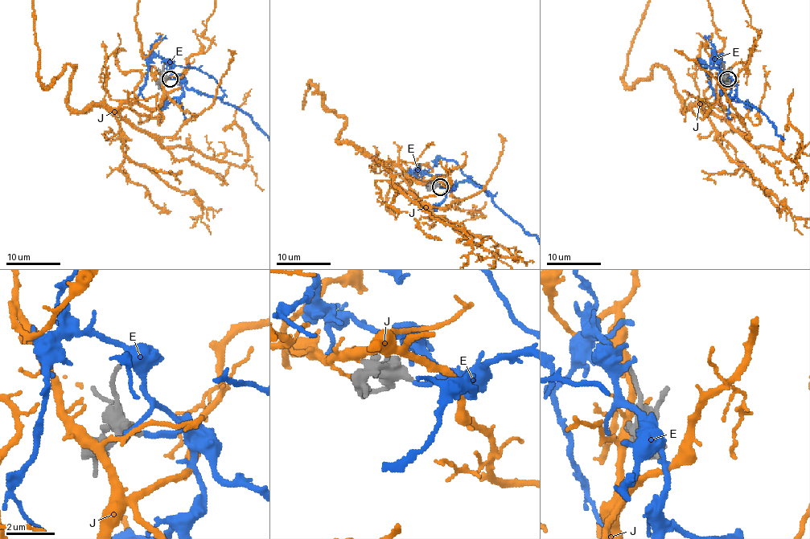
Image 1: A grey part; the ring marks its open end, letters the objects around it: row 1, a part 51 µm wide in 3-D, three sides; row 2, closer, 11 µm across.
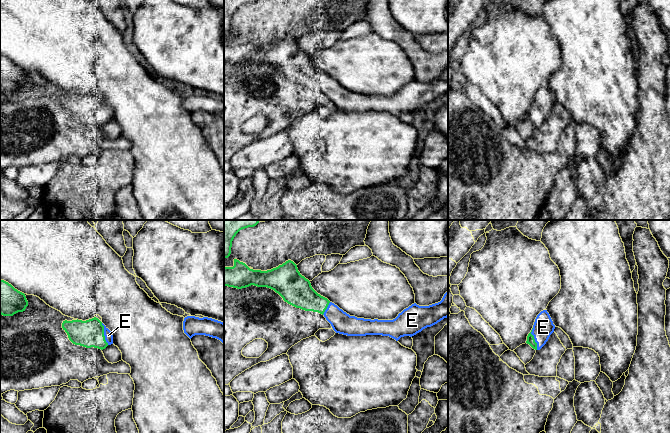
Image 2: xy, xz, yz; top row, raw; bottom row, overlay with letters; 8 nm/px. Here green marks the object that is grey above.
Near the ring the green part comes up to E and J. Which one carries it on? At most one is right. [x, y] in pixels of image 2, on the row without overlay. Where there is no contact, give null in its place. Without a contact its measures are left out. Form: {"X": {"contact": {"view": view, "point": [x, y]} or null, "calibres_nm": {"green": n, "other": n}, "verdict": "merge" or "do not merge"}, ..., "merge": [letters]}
{"E": {"contact": {"view": "xy", "point": [103, 110]}, "calibres_nm": {"green": 220, "other": 70}, "verdict": "merge"}, "J": {"contact": null, "verdict": "do not merge"}, "merge": ["E"]}

